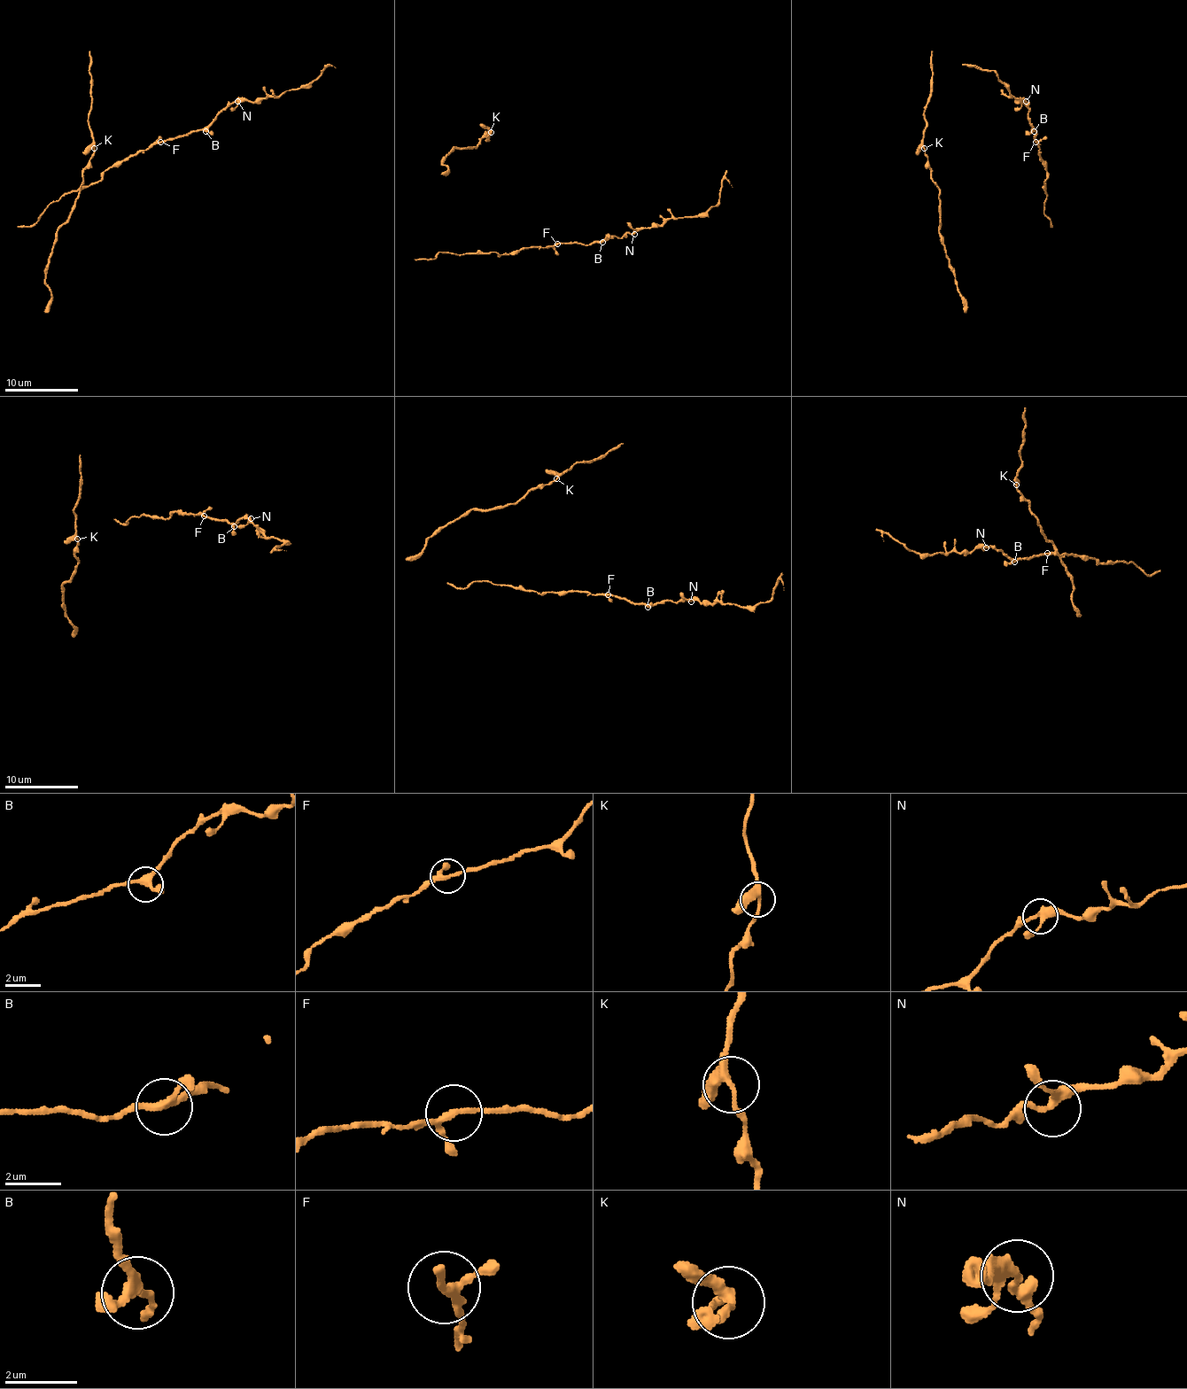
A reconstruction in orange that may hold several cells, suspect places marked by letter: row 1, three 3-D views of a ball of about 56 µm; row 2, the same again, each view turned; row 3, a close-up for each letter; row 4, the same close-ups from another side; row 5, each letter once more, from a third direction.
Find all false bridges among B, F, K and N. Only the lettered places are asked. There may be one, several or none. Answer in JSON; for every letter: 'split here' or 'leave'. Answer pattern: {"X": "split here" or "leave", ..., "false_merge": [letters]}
{"B": "leave", "F": "leave", "K": "leave", "N": "leave", "false_merge": []}

